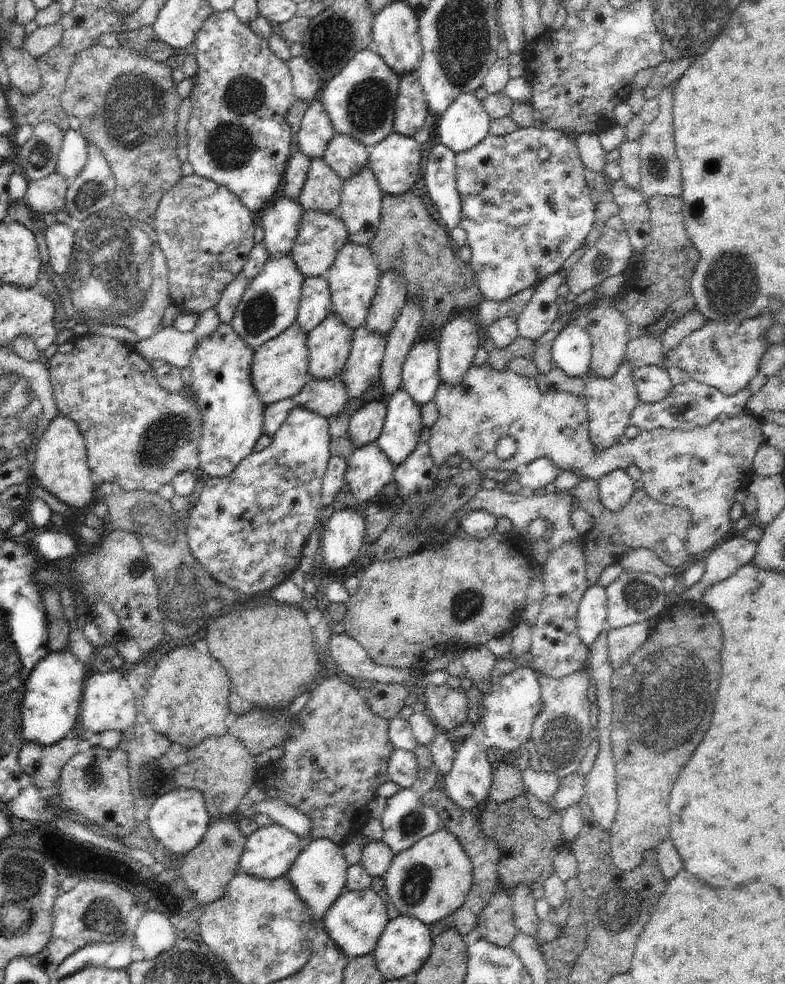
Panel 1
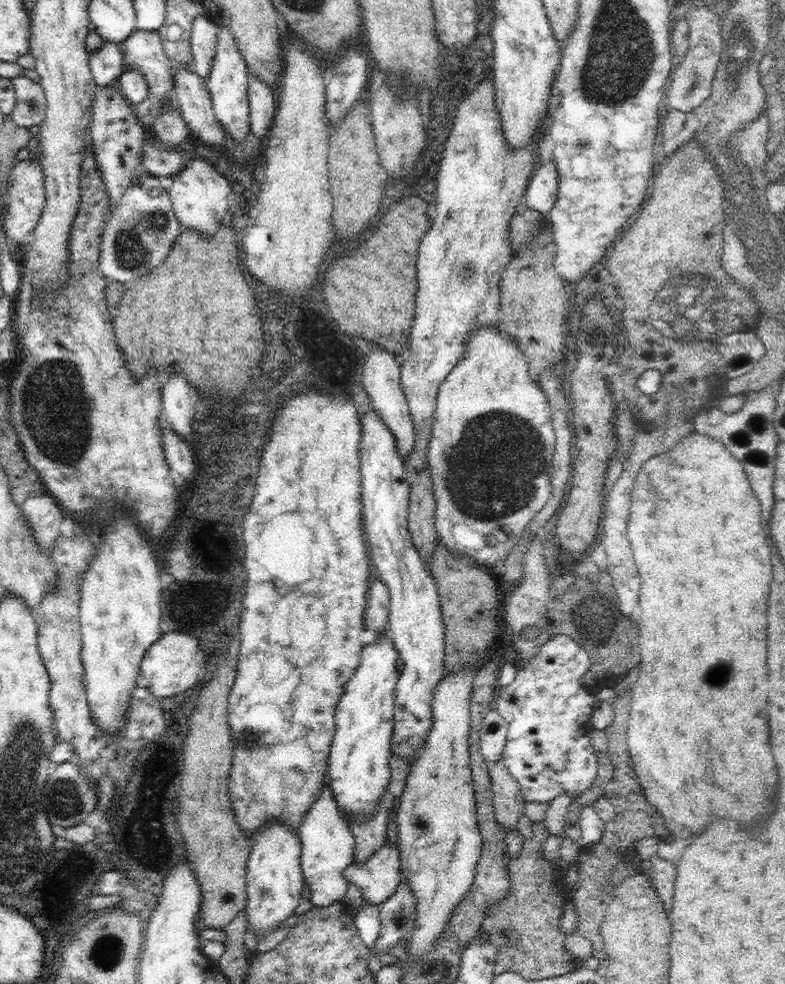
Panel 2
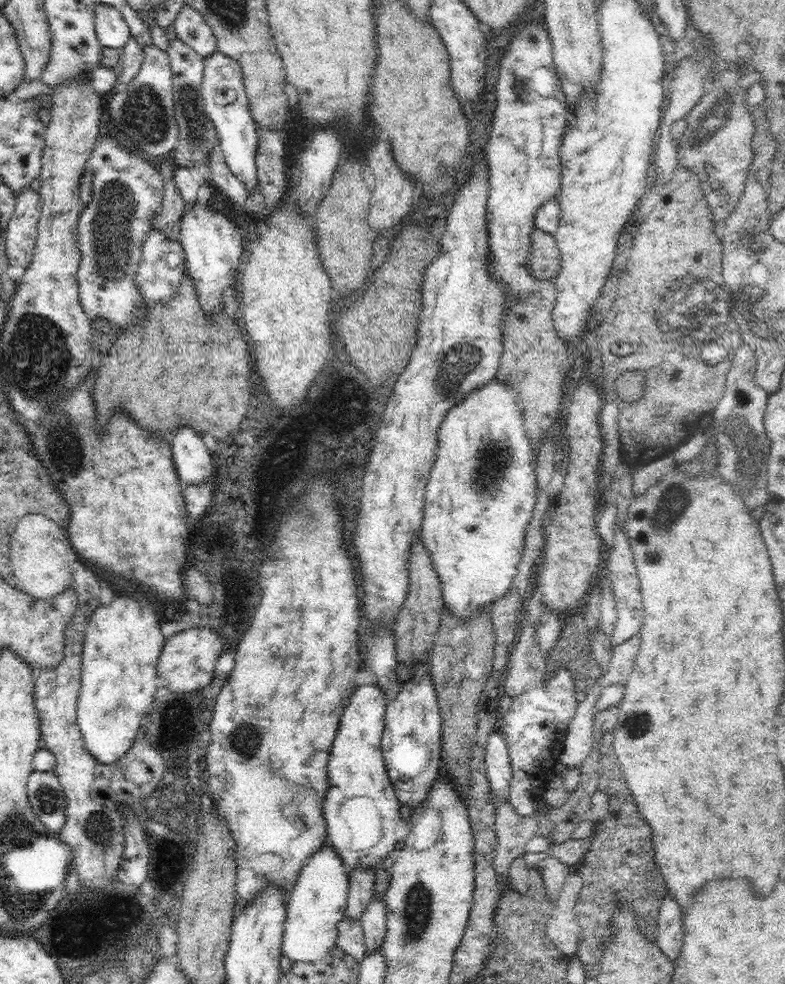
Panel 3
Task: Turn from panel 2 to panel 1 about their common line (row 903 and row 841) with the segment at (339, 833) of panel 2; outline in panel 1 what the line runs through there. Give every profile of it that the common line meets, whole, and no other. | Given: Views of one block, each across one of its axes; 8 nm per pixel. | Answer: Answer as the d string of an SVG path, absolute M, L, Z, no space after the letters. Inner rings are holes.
M316 838L305 850L300 851L300 856L286 872L284 878L290 880L300 900L308 906L310 916L313 918L312 924L315 927L321 925L324 914L334 906L334 902L344 892L348 867L342 845L334 844L328 838Z

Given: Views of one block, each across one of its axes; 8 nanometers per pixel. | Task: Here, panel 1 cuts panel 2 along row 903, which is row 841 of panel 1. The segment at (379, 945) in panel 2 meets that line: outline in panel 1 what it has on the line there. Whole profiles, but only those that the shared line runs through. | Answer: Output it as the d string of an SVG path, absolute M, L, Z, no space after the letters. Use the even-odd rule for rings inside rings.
M408 787L387 798L380 822L384 829L382 842L395 855L438 830L441 820L434 808L424 806L415 787Z

